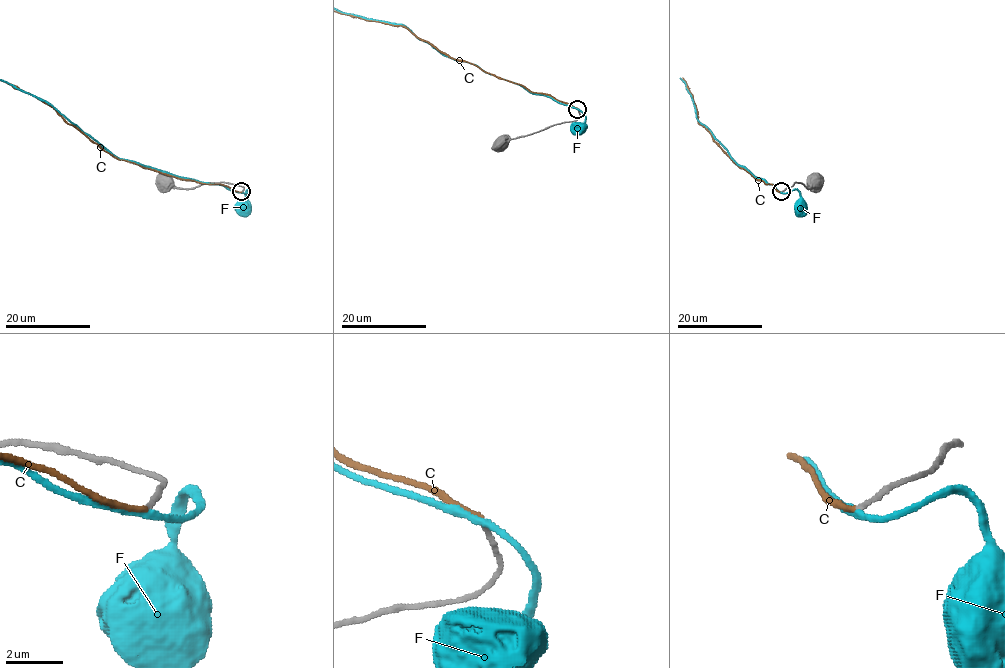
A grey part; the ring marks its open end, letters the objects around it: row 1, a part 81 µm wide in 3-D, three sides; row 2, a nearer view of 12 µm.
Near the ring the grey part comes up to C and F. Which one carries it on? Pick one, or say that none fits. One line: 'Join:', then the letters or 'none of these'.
Join: C

